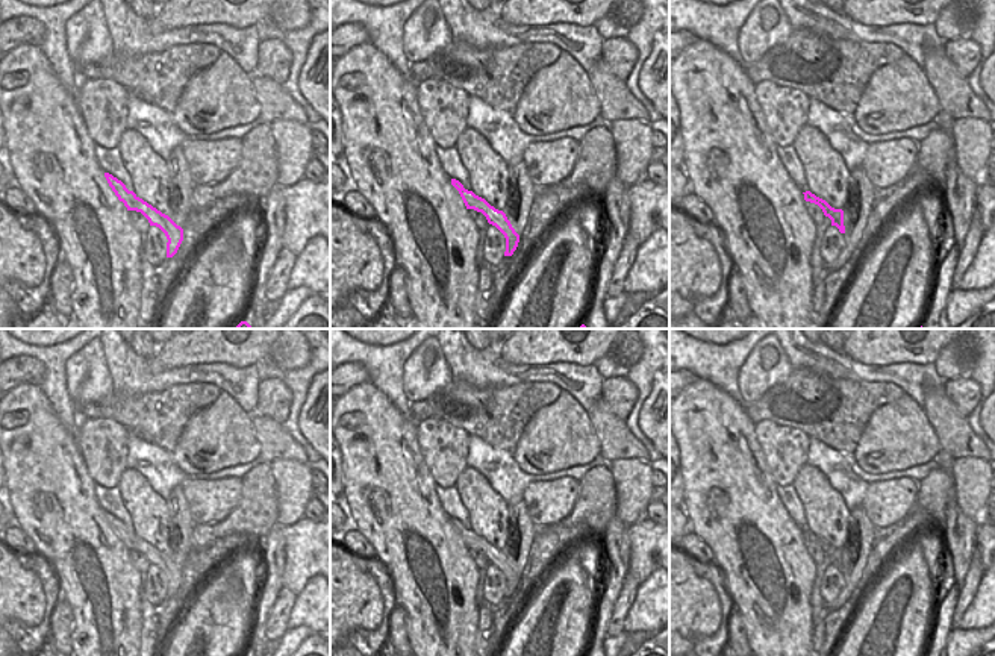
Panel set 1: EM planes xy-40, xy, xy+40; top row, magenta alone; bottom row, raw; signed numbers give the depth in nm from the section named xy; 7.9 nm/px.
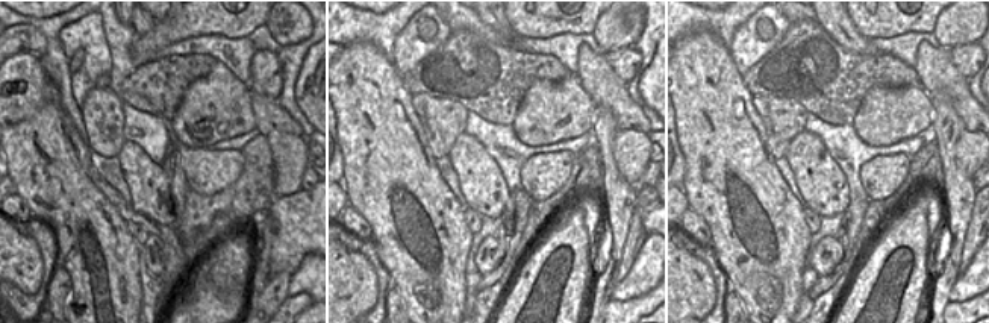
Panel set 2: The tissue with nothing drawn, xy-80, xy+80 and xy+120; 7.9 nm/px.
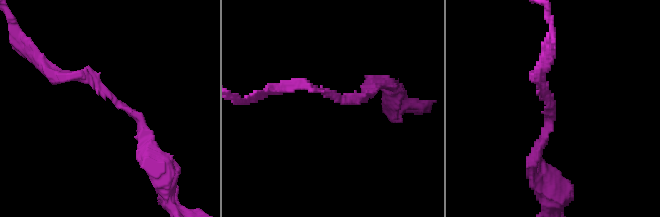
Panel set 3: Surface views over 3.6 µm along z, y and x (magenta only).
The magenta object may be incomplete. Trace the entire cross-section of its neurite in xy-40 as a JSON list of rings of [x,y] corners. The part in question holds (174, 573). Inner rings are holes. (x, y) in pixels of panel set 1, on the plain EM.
[[[104,512],[104,517],[118,539],[124,542],[127,550],[141,551],[148,559],[150,565],[156,565],[165,573],[168,579],[167,597],[173,597],[183,580],[183,568],[177,565],[168,554],[162,553],[147,541],[139,538],[133,530],[129,530],[126,524],[112,514]]]

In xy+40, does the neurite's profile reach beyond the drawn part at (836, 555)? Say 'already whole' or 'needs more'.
already whole

